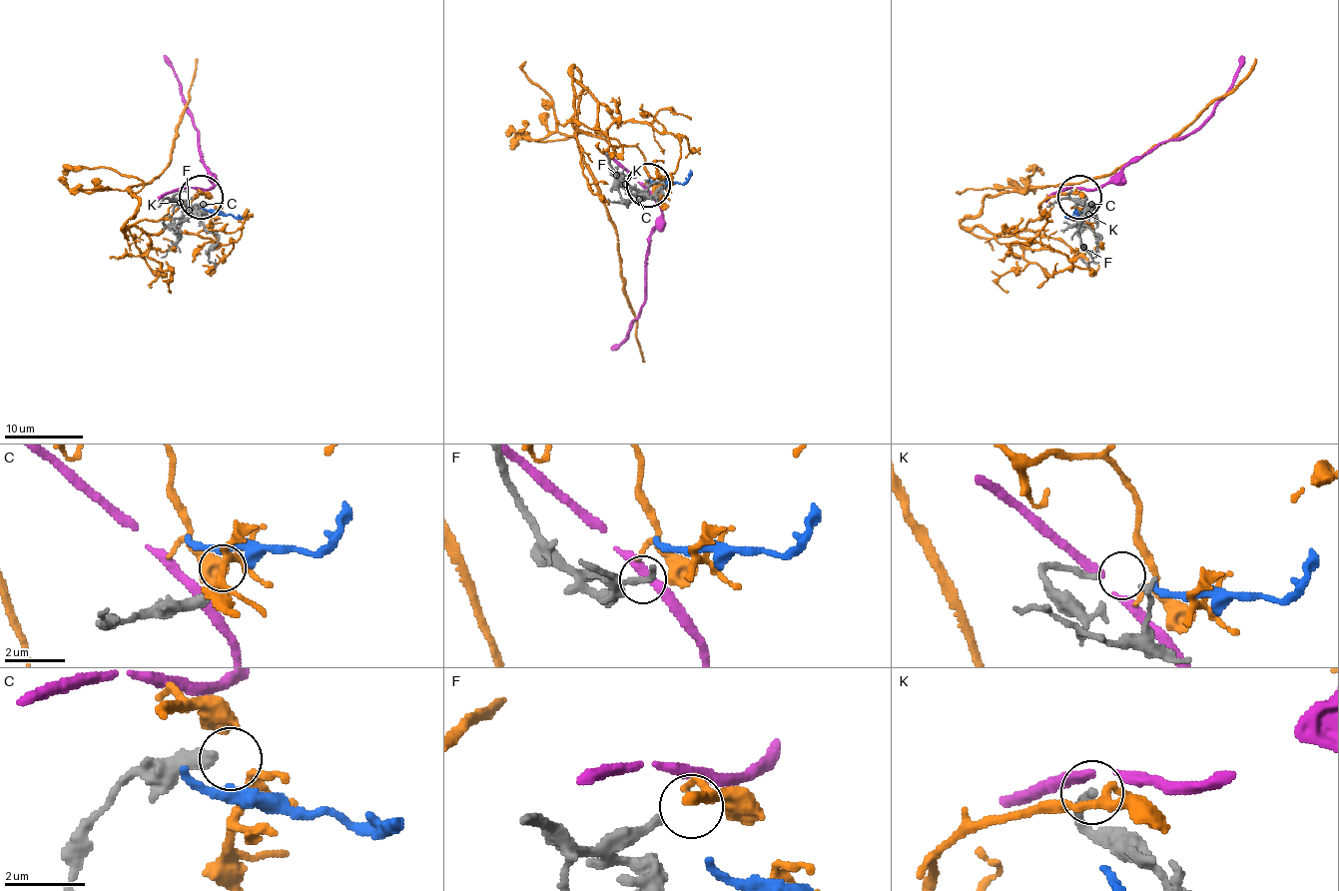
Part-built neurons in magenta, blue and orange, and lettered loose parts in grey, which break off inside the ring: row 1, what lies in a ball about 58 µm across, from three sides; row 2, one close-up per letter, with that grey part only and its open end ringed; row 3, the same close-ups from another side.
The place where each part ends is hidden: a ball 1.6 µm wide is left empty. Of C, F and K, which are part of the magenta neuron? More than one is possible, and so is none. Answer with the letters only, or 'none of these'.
none of these

